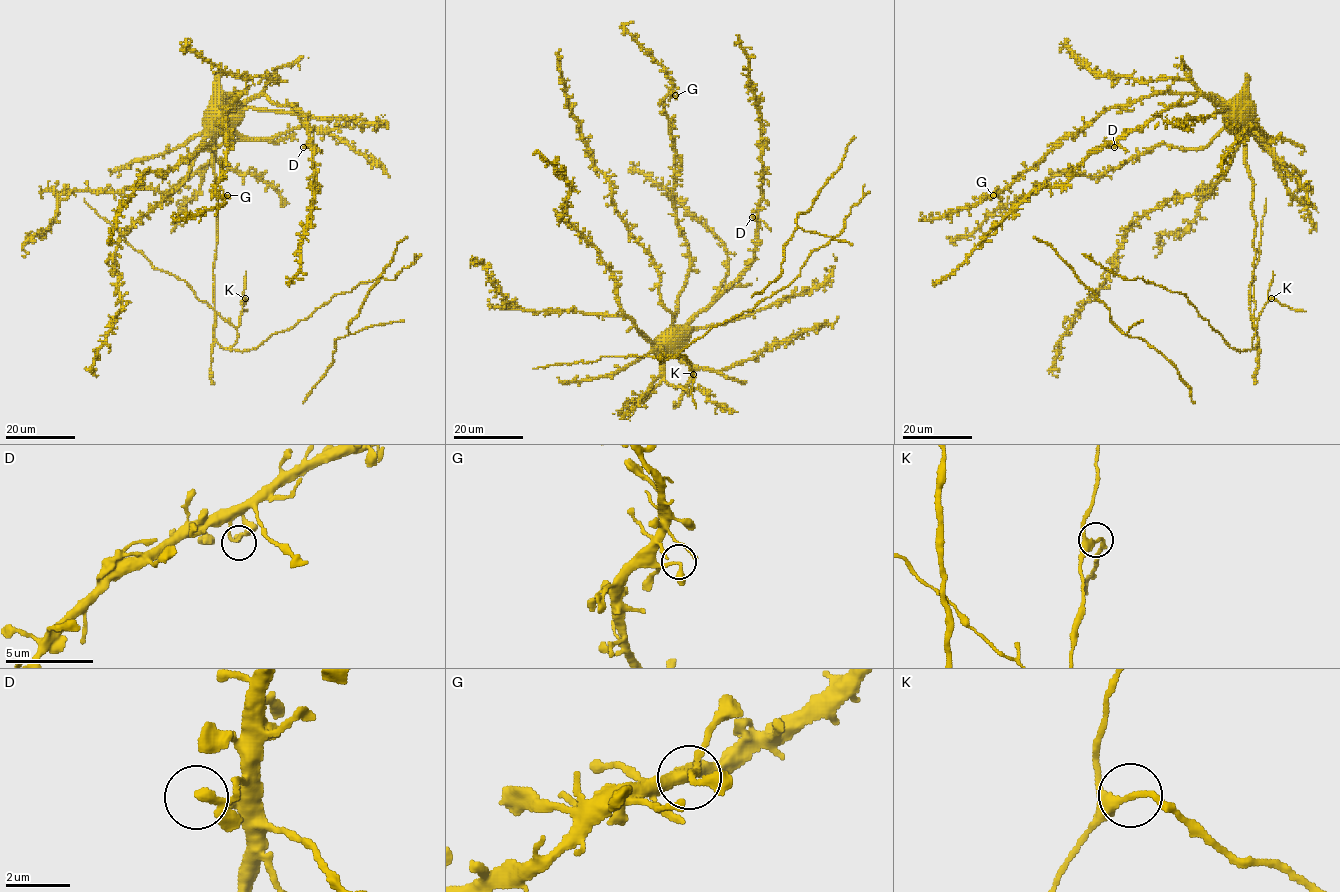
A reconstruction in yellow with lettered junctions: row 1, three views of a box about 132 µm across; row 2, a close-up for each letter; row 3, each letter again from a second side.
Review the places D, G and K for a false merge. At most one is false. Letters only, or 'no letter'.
no letter

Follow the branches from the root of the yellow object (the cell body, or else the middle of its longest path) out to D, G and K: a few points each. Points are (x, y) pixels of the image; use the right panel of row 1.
D: (1238, 113), (1225, 112), (1210, 98), (1199, 95), (1183, 105), (1170, 105), (1142, 126), (1123, 133), (1114, 147)
G: (1238, 113), (1216, 96), (1172, 93), (1106, 107), (993, 195)
K: (1238, 113), (1253, 183), (1254, 349), (1258, 318), (1271, 298)

